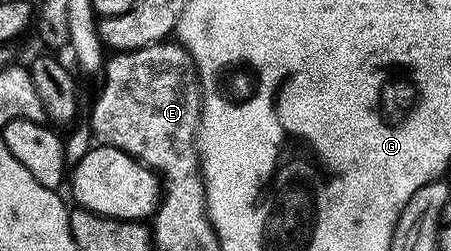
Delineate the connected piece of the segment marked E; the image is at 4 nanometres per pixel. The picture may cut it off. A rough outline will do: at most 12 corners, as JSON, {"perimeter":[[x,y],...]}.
{"perimeter":[[179,42],[107,61],[90,122],[160,173],[207,201],[206,92]]}

